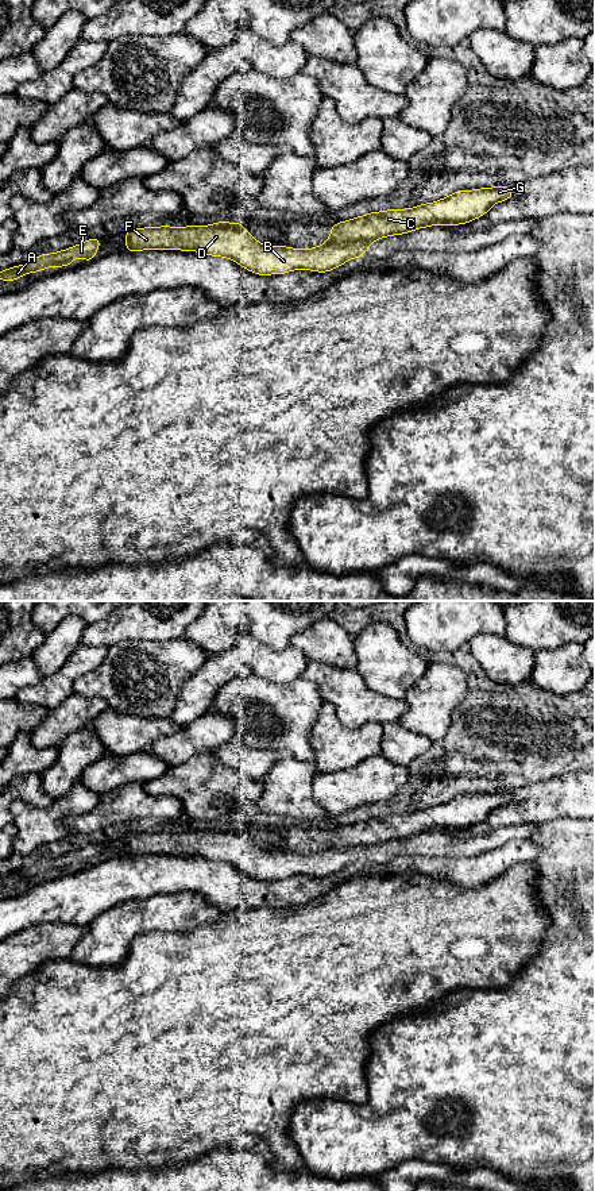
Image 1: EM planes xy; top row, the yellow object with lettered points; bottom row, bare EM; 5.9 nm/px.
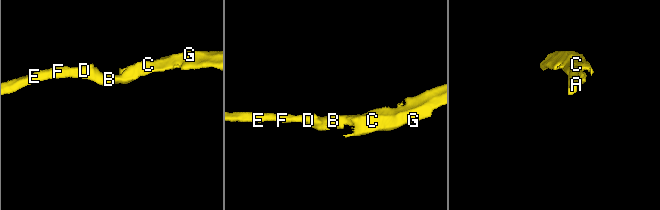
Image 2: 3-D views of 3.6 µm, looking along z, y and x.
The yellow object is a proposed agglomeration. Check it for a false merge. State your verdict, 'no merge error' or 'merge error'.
merge error

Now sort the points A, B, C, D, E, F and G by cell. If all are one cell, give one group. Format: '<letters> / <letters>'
A B D E F / C G

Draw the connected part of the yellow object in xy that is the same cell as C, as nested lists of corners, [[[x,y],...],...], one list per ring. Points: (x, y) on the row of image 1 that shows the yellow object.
[[[507,185],[457,190],[445,198],[416,208],[370,212],[367,216],[337,223],[331,226],[332,232],[327,242],[352,242],[366,251],[374,240],[390,235],[407,234],[434,224],[465,224],[486,215],[494,204],[511,197],[514,192]]]

